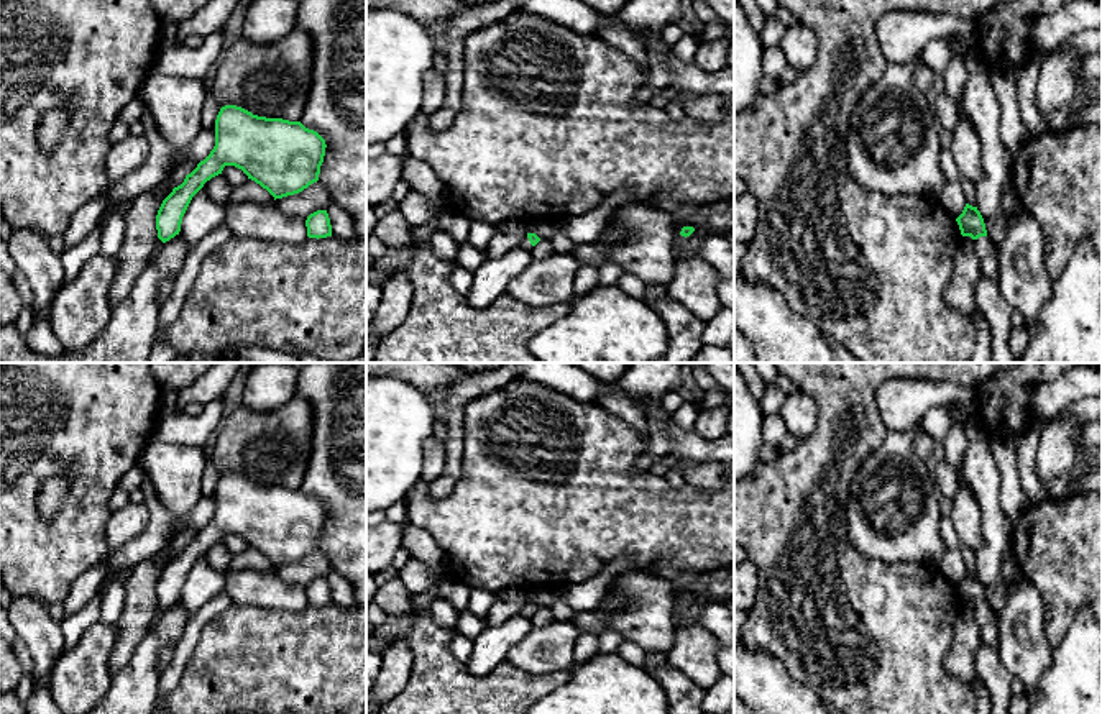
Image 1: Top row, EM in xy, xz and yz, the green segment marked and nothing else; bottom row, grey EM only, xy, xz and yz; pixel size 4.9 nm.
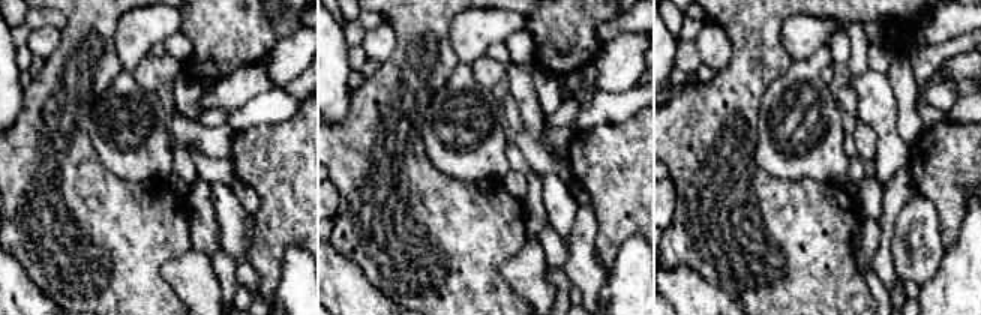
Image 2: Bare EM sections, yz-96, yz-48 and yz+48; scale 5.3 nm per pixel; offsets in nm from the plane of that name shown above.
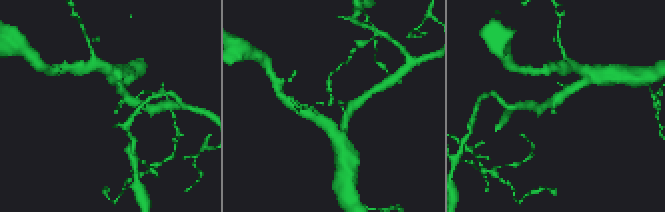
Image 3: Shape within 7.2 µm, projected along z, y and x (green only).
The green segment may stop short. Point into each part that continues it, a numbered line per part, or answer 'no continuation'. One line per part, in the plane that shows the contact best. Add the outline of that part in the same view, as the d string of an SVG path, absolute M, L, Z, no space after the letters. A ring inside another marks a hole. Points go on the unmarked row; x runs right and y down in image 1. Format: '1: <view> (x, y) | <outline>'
1: yz (987, 621) | M980 604L974 607L974 614L980 629L980 640L987 643L990 648L999 647L999 624L997 624L997 616L990 609L989 604Z

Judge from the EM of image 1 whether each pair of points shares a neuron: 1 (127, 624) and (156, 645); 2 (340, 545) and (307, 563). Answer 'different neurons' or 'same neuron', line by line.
1: different neurons
2: different neurons

